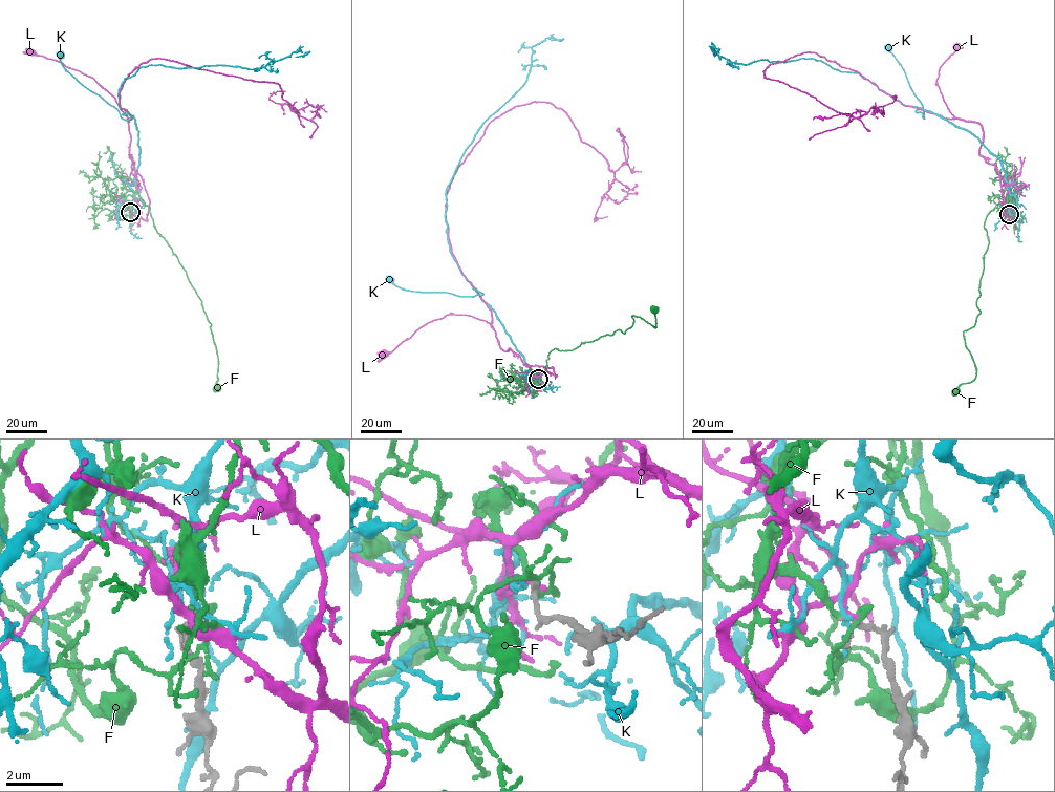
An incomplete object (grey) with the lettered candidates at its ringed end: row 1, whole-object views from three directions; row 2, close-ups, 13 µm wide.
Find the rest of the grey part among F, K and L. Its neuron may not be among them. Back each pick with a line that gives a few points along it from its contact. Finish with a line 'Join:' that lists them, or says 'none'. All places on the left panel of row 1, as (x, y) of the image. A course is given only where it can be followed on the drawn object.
F: Its course: (130, 212), (134, 198), (147, 206), (155, 228), (186, 271), (200, 299), (211, 324), (218, 360), (217, 387)
Join: F

